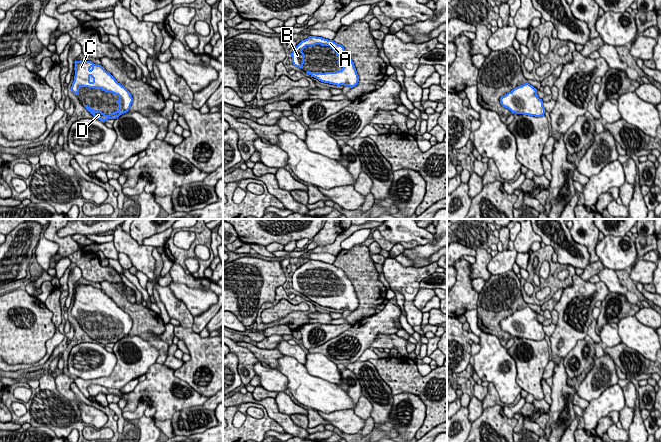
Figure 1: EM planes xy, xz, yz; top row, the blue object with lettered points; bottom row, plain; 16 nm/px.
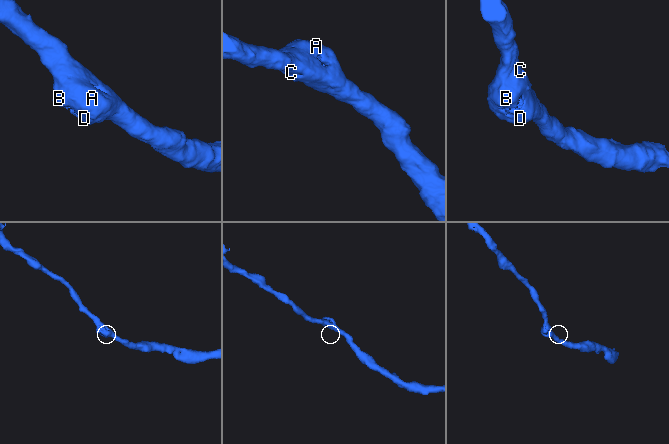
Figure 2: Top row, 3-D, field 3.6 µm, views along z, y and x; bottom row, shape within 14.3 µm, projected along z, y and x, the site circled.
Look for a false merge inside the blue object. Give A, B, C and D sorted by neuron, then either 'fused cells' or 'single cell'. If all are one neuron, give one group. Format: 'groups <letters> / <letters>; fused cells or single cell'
groups A B C D; single cell

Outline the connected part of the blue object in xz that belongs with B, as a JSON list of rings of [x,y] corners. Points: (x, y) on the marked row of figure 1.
[[[309,36],[307,39],[302,40],[291,53],[293,65],[301,69],[304,64],[304,53],[302,50],[307,46],[315,46],[316,44],[329,46],[336,53],[338,57],[337,62],[342,63],[344,66],[341,70],[336,72],[322,73],[307,71],[306,73],[324,83],[337,86],[344,85],[351,88],[355,87],[358,84],[359,77],[354,63],[344,47],[333,40],[316,36]]]

